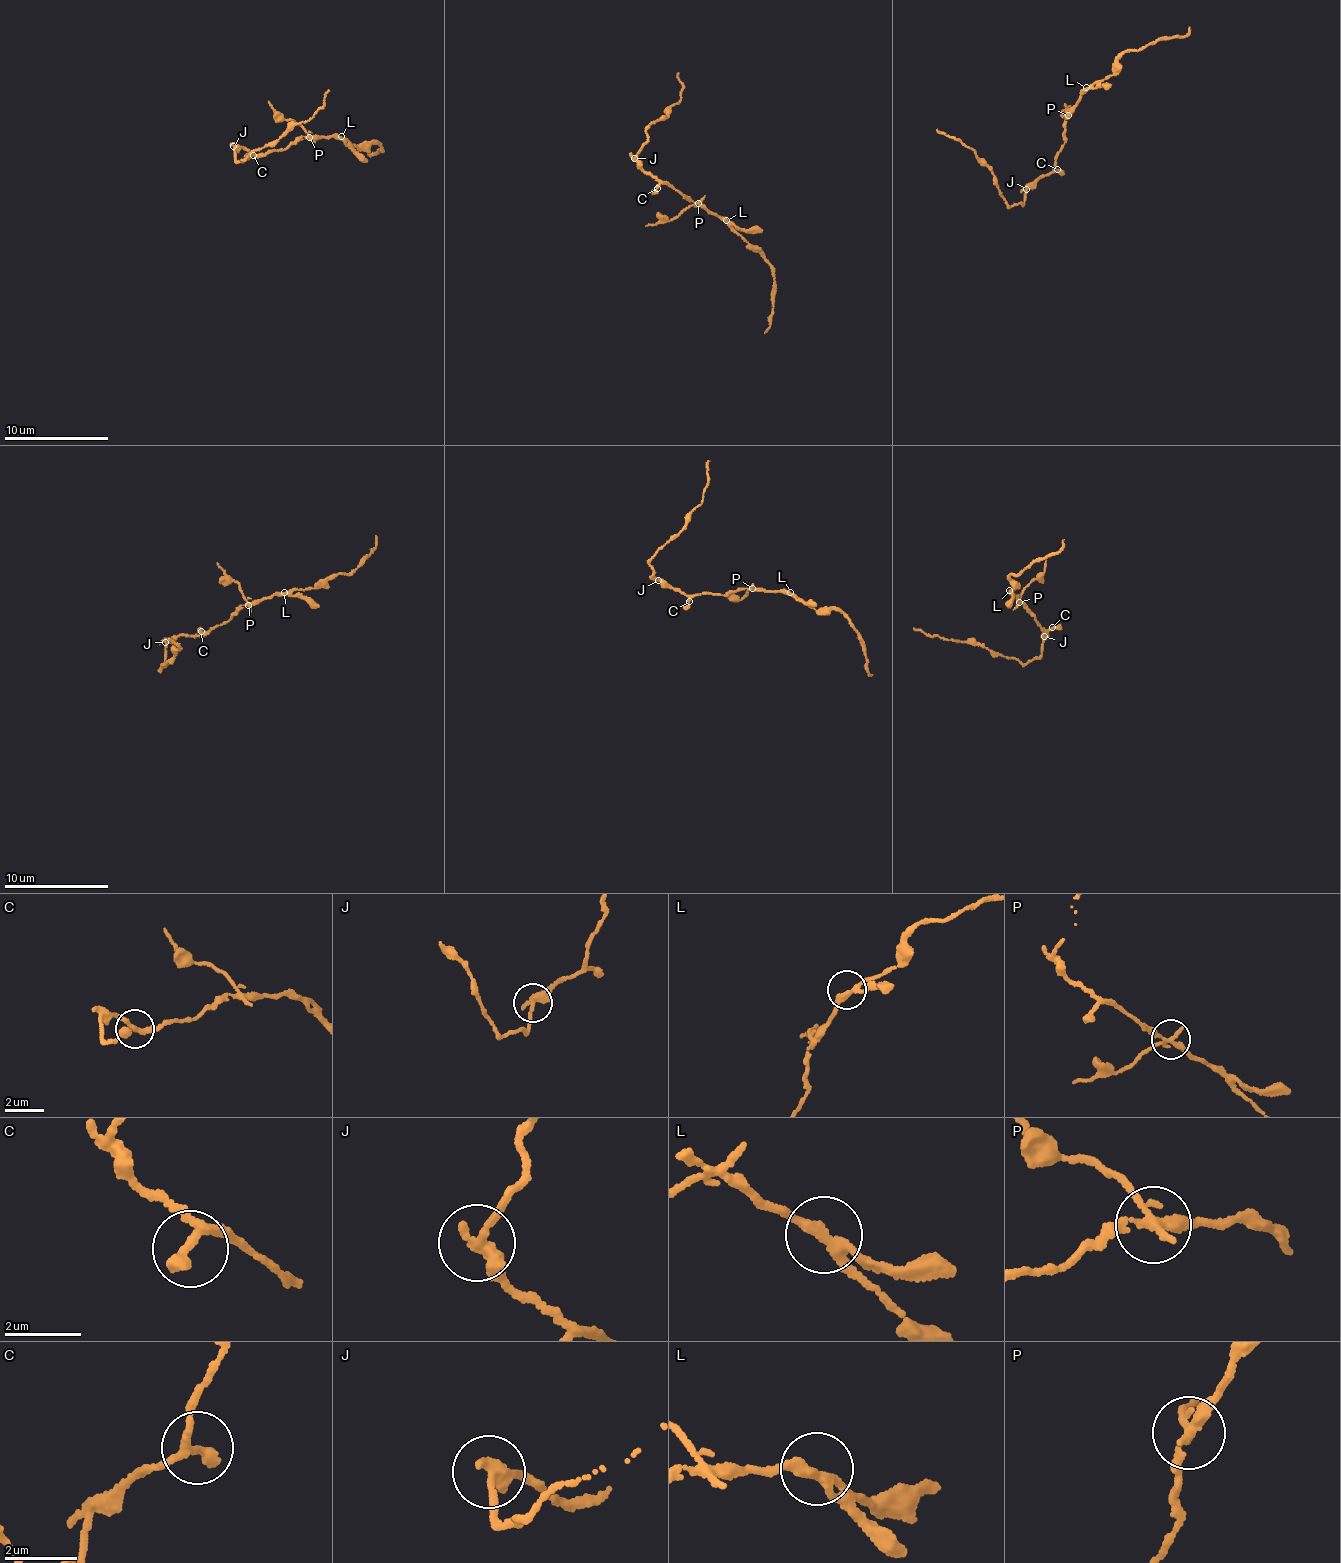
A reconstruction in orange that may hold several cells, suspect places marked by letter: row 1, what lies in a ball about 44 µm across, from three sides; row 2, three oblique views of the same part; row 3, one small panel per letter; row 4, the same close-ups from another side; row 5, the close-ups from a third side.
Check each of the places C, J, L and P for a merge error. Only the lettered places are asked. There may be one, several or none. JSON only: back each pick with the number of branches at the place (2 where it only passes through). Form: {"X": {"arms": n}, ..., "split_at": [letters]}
{"J": {"arms": 2}, "P": {"arms": 3}, "split_at": ["J", "P"]}

